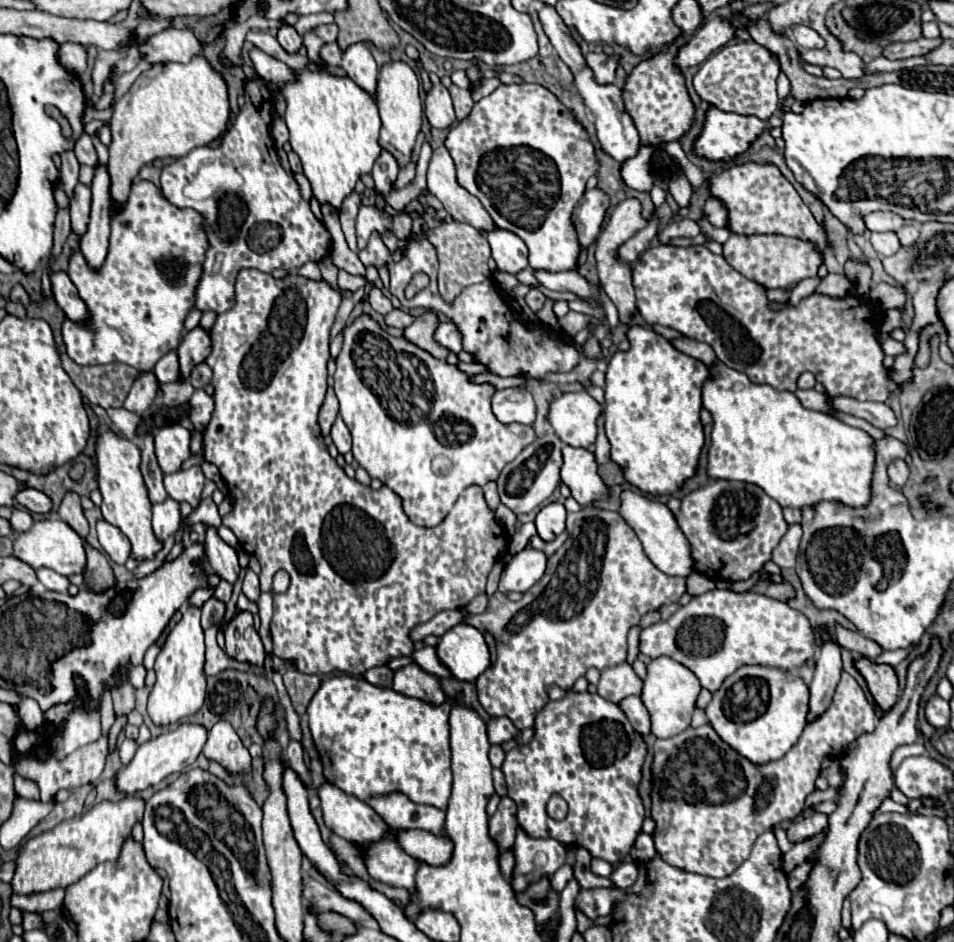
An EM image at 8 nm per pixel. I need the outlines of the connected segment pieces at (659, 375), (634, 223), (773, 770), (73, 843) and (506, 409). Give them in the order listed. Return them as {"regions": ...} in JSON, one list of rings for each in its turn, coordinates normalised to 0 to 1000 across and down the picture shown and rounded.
{"regions":[[[[662,345],[658,349],[658,373],[646,373],[635,392],[635,462],[642,475],[642,487],[652,496],[658,513],[673,523],[698,525],[706,523],[719,508],[730,502],[732,483],[738,472],[738,458],[734,449],[736,434],[736,409],[744,402],[744,392],[736,383],[713,375],[700,360],[683,351],[681,347]]],[[[658,209],[654,213],[650,213],[642,228],[639,228],[639,235],[635,237],[633,245],[627,249],[625,254],[625,281],[627,281],[627,294],[629,294],[629,303],[633,305],[635,313],[644,320],[644,324],[648,326],[648,332],[650,332],[650,341],[652,343],[658,343],[662,332],[667,330],[665,328],[665,305],[662,305],[662,283],[658,279],[654,279],[650,273],[648,273],[648,262],[654,260],[667,245],[675,243],[679,239],[679,235],[673,230],[673,218],[669,211],[665,209]]],[[[883,712],[883,721],[874,736],[872,748],[857,765],[845,770],[836,789],[824,804],[807,812],[786,812],[774,804],[744,770],[732,774],[721,772],[702,785],[686,789],[686,840],[683,867],[688,872],[686,895],[688,903],[713,923],[761,931],[782,910],[792,889],[816,876],[820,869],[834,867],[847,842],[853,840],[853,829],[860,823],[862,804],[878,804],[895,782],[916,774],[920,761],[910,746],[897,721]]],[[[130,846],[124,852],[109,850],[105,855],[99,855],[86,867],[67,869],[52,882],[40,889],[29,889],[27,893],[23,893],[19,910],[15,914],[17,923],[10,937],[13,946],[19,950],[34,950],[69,942],[86,933],[94,923],[99,923],[99,918],[107,914],[122,914],[128,893],[136,889],[143,869],[149,869],[149,859],[151,850],[145,846]]],[[[549,411],[520,413],[516,419],[516,438],[528,451],[558,451],[562,443],[562,430],[558,419]]]]}

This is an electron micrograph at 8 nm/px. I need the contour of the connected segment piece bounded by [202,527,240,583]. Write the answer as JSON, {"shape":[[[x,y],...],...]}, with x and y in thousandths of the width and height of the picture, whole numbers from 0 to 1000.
{"shape":[[[218,559],[216,568],[212,572],[214,576],[214,587],[216,587],[216,596],[218,602],[222,602],[222,606],[231,613],[237,615],[239,619],[247,619],[252,602],[249,602],[249,589],[247,585],[237,579],[231,570],[226,559]]]}

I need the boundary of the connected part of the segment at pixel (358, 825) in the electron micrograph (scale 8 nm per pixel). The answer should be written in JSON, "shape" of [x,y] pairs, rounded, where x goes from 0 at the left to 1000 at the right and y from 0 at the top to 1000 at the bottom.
{"shape":[[[338,831],[333,835],[333,848],[342,878],[369,897],[388,897],[388,893],[405,889],[405,874],[386,852],[371,844],[361,842],[352,833]]]}

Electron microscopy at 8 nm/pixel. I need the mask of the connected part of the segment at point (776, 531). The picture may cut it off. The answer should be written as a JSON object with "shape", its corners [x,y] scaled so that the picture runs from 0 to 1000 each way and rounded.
{"shape":[[[748,511],[734,517],[715,530],[709,553],[723,579],[730,608],[748,617],[761,615],[765,619],[782,617],[788,608],[797,608],[792,619],[807,619],[807,608],[799,604],[809,596],[809,585],[826,564],[826,555],[820,549],[820,538],[809,528],[803,528],[792,515]]]}

